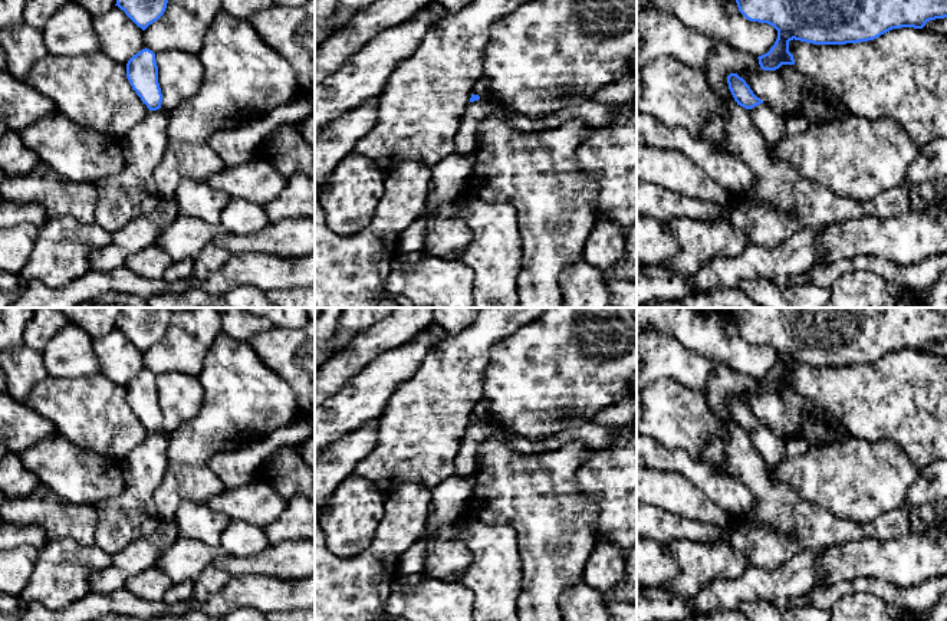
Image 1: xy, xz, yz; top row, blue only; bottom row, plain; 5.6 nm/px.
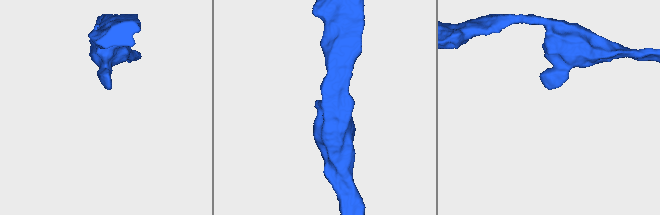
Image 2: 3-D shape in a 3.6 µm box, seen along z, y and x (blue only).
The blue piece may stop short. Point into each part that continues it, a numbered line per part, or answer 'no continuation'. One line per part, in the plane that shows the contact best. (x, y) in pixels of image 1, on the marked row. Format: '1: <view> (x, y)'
no continuation

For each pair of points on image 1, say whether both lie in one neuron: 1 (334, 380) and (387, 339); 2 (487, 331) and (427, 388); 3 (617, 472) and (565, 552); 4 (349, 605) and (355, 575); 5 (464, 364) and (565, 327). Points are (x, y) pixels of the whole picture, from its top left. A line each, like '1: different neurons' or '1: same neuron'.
1: same neuron
2: same neuron
3: different neurons
4: same neuron
5: different neurons

